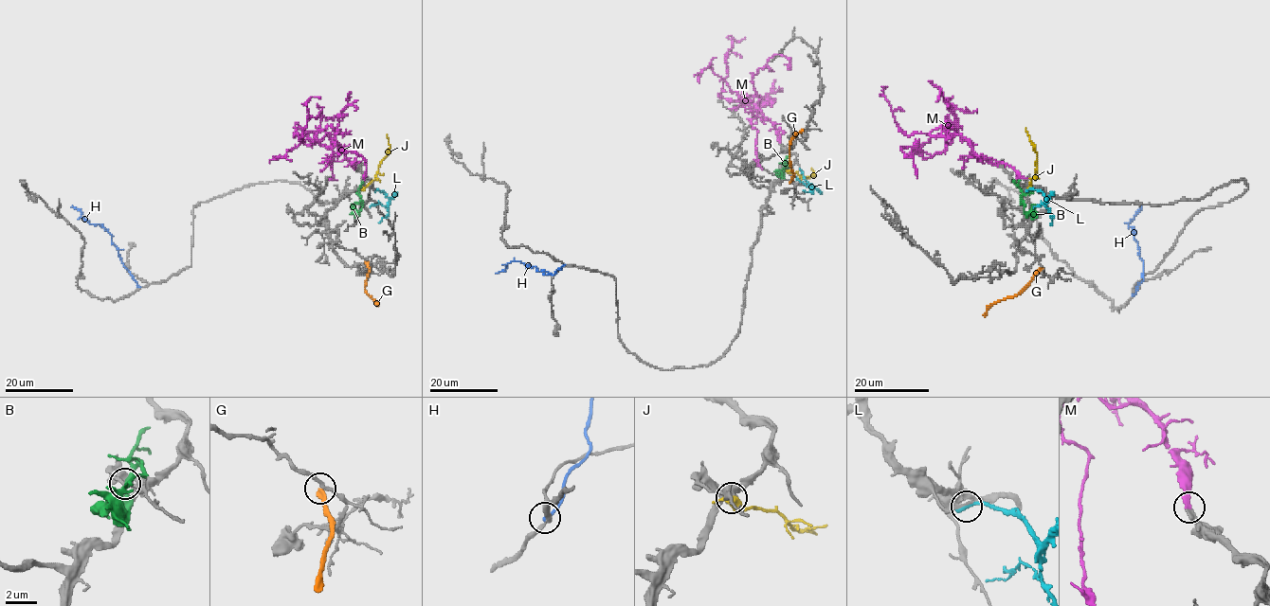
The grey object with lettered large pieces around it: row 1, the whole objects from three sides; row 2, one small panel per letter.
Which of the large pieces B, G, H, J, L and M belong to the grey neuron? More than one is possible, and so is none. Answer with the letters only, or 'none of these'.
M

